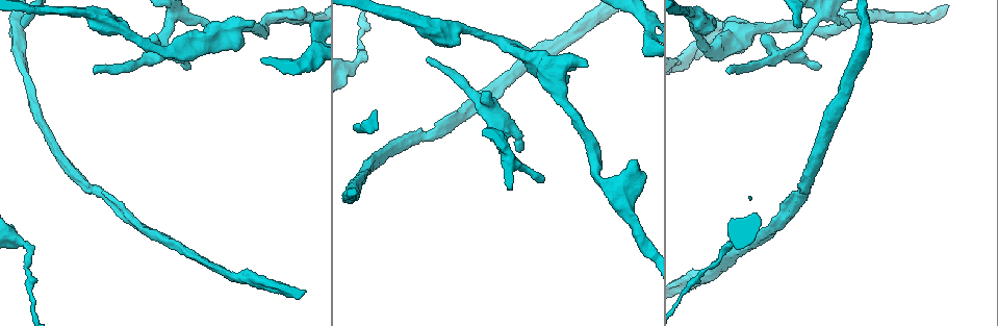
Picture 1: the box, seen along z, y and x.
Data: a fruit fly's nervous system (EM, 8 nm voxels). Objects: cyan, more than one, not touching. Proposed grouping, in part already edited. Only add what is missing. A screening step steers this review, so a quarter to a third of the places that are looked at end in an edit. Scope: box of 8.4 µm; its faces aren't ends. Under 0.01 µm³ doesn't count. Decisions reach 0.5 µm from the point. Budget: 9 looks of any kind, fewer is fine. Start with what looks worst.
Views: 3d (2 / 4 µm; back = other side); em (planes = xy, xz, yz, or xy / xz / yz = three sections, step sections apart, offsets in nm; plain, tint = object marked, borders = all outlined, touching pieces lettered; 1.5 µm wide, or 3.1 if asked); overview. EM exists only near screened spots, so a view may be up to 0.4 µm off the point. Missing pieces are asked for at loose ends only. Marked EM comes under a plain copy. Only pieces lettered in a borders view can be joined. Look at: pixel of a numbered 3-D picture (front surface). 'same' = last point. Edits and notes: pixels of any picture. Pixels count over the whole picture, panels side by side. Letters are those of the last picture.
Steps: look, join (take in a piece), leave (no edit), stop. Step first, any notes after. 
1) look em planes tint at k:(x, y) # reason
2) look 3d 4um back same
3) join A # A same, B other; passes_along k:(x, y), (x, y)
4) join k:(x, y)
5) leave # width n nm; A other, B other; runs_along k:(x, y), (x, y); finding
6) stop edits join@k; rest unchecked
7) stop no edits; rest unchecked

look em xz step 8 tint at 1:(818, 70) # an open end

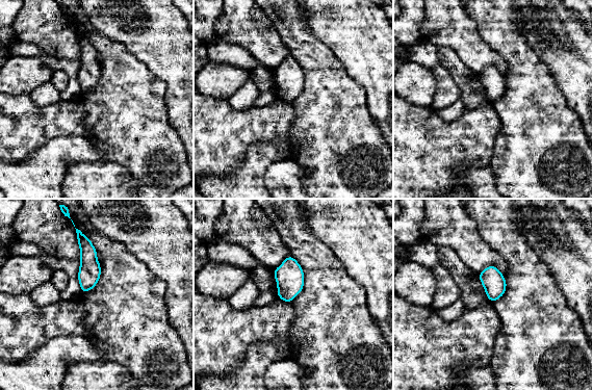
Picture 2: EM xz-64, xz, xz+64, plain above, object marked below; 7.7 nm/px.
look em yz step 8 borders same # another direction

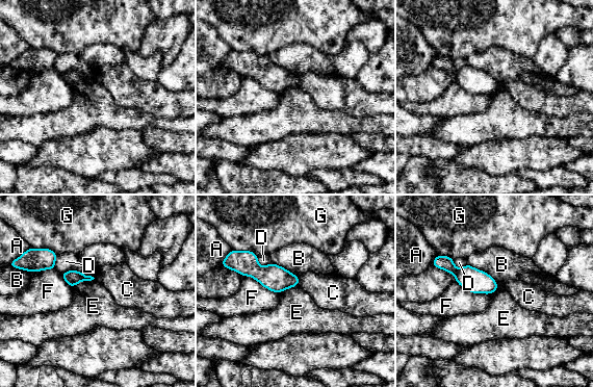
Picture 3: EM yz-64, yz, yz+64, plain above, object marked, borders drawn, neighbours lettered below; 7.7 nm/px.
leave # width 190 nm; A other, B other, C other, D other, E other, F other, G other; border 3:(94, 278), (80, 281), (71, 287); none of them fits

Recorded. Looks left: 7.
look 3d 2um at 1:(798, 26) # free end

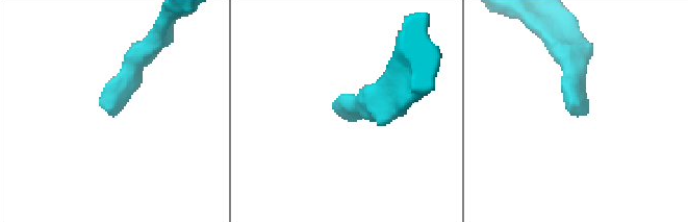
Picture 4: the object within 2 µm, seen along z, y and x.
look em yz step 8 borders at 4:(352, 113)

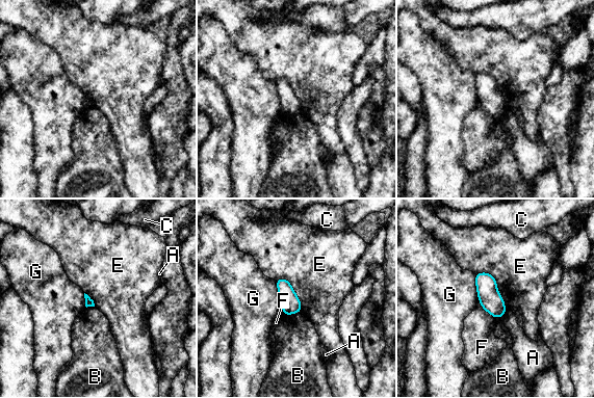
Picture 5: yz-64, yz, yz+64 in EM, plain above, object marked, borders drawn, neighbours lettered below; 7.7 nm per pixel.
leave # A other, B other, C other, E other, F other, G other; border 5:(476, 272), (494, 277), (506, 312); no lettered piece goes on from it

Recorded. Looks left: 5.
look em xz step 4 borders at 1:(303, 15)

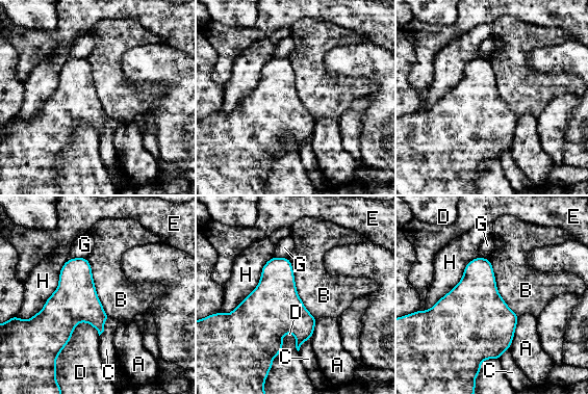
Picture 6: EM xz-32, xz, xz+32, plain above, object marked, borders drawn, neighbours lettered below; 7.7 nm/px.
look em yz step 8 borders same

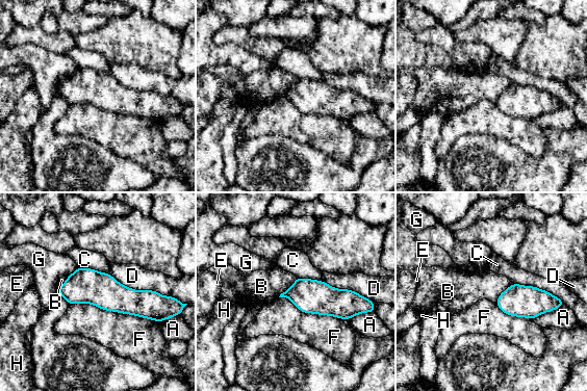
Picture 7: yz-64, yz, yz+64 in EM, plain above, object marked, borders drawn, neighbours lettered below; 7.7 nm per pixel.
leave # A other, B other, C other, D other, E other, F other, G other, H other; runs_along 7:(60, 289), (160, 297); no lettered piece goes on from it

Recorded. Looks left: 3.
look em planes tint at 1:(255, 21) # an open end

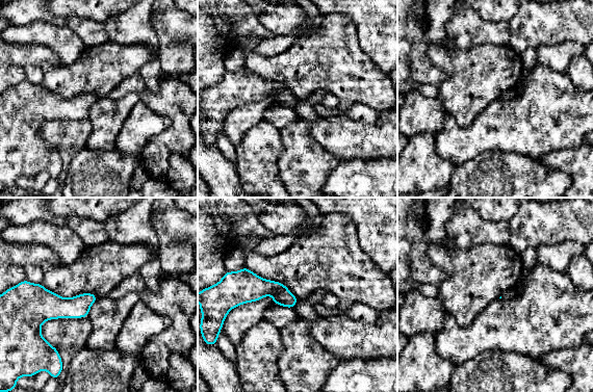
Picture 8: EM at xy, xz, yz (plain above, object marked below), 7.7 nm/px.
look em planes borders same # see the neighbours

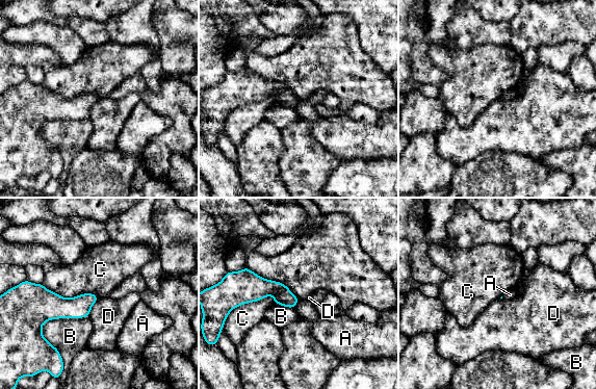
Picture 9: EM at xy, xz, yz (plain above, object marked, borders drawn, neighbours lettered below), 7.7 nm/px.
leave # A other, B other, C other, D other; border 9:(42, 284), (66, 297), (99, 297); none of them fits

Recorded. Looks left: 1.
stop no edits; rest unchecked

